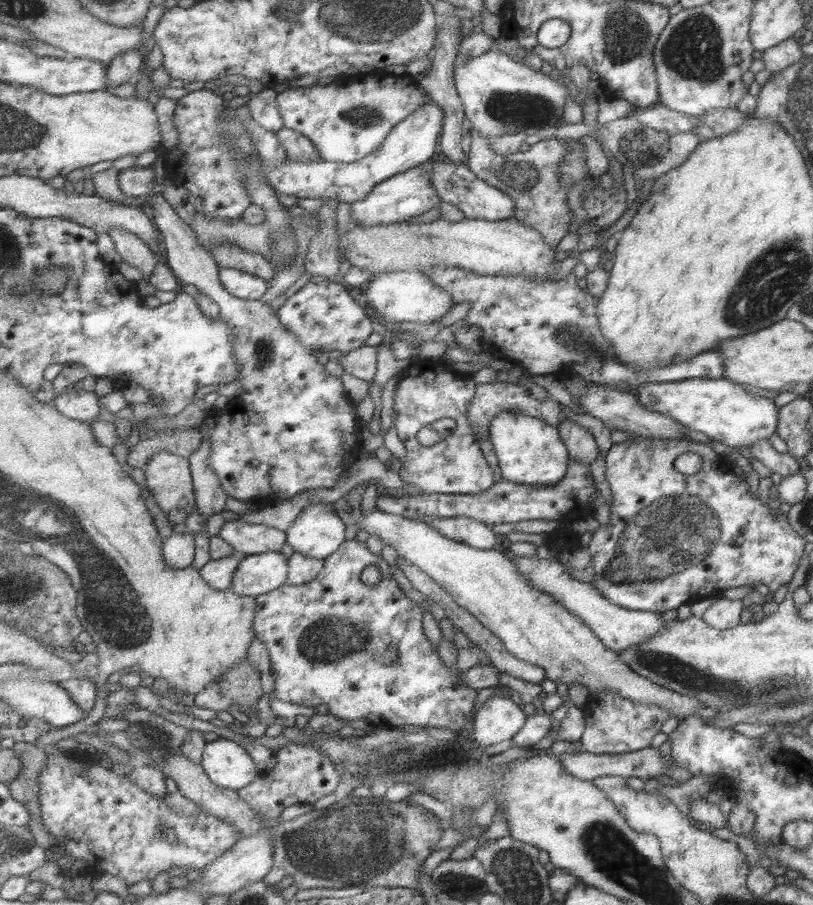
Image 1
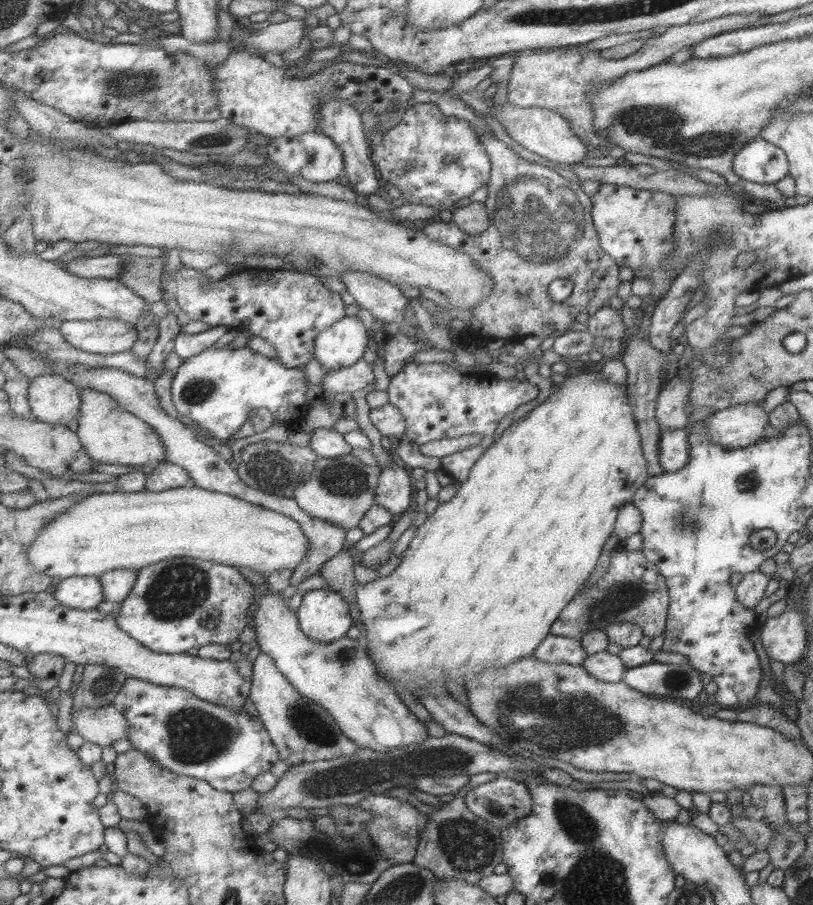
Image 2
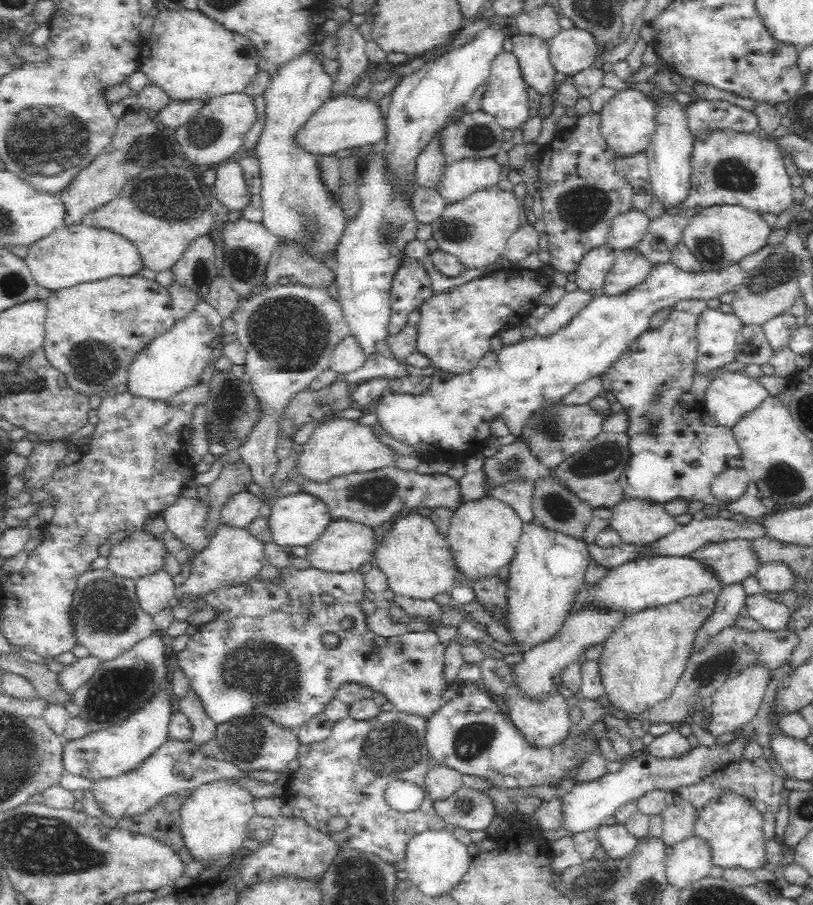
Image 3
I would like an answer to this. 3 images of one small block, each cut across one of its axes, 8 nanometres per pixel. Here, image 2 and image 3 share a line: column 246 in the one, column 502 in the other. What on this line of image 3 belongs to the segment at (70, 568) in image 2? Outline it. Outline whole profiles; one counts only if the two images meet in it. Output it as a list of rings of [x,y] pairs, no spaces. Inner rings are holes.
[[[486,495],[477,499],[464,501],[453,512],[451,523],[445,534],[450,550],[454,555],[457,570],[464,576],[460,584],[468,585],[470,579],[493,575],[502,566],[510,564],[512,558],[514,558],[520,536],[522,536],[523,526],[524,522],[516,514],[516,511],[503,500]]]

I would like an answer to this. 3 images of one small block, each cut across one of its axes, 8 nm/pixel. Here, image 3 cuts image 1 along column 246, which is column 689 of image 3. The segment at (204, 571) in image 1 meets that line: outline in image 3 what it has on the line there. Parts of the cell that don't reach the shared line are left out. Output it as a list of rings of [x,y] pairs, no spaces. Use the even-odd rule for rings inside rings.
[[[728,540],[697,548],[687,554],[707,568],[719,584],[728,585],[756,574],[760,562],[749,549],[750,540]]]

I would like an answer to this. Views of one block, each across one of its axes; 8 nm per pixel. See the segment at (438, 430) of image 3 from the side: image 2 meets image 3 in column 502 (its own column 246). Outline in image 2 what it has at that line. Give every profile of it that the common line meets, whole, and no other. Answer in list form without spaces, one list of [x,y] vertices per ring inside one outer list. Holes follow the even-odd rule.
[[[249,347],[207,348],[201,354],[182,360],[172,382],[176,410],[189,417],[217,439],[237,434],[257,408],[266,408],[274,421],[283,422],[290,434],[305,432],[300,427],[310,411],[307,400],[306,369],[289,368],[275,357],[268,358]]]

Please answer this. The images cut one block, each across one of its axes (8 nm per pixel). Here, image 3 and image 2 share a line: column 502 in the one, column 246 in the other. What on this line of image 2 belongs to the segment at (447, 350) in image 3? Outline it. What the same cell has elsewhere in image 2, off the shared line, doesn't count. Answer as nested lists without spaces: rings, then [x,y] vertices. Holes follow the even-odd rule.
[[[251,263],[245,271],[227,274],[221,280],[211,280],[203,271],[182,264],[179,270],[171,274],[165,273],[164,289],[166,290],[165,299],[174,298],[191,320],[206,322],[210,328],[225,325],[231,329],[249,331],[254,336],[264,338],[275,348],[277,352],[275,358],[289,368],[295,368],[299,364],[306,365],[315,356],[316,336],[347,314],[342,294],[327,290],[317,275],[289,270],[268,270],[255,263]]]

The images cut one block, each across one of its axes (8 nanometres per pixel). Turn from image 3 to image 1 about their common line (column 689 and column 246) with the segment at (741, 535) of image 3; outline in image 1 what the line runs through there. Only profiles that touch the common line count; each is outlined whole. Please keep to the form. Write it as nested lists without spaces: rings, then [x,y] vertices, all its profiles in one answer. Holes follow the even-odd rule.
[[[235,519],[227,521],[221,528],[219,536],[232,544],[237,551],[245,554],[263,554],[264,552],[279,552],[288,542],[287,532],[255,522],[243,522]]]

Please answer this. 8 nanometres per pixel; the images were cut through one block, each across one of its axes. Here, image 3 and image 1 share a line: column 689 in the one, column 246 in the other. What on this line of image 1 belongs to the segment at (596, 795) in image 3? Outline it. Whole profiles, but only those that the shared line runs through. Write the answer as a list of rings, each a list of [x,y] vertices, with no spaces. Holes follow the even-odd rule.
[[[222,738],[206,744],[202,766],[217,786],[236,791],[248,787],[259,773],[251,754],[241,744]]]

